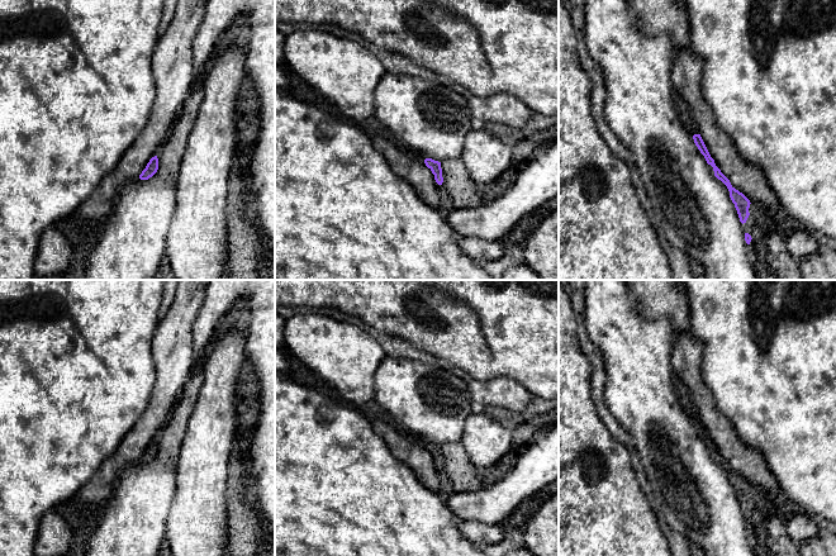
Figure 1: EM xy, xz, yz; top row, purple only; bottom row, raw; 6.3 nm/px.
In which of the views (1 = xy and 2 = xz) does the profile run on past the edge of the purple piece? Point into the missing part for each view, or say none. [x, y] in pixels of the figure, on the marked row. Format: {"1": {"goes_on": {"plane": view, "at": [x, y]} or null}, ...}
{"1": {"goes_on": null}, "2": {"goes_on": null}}

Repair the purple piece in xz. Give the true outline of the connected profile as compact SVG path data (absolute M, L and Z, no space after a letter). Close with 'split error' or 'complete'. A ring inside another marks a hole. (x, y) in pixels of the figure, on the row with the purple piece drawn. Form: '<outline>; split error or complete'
M426 158L424 160L426 166L432 171L434 175L434 180L438 185L442 185L443 177L442 177L442 168L441 168L441 162L434 161L432 158Z; complete

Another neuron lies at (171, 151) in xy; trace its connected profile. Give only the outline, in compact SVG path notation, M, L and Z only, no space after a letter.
M196 84L193 92L187 96L182 108L171 127L167 138L160 147L157 153L158 170L163 177L174 177L177 180L184 152L187 146L189 136L196 120L200 104L203 100L203 90Z

